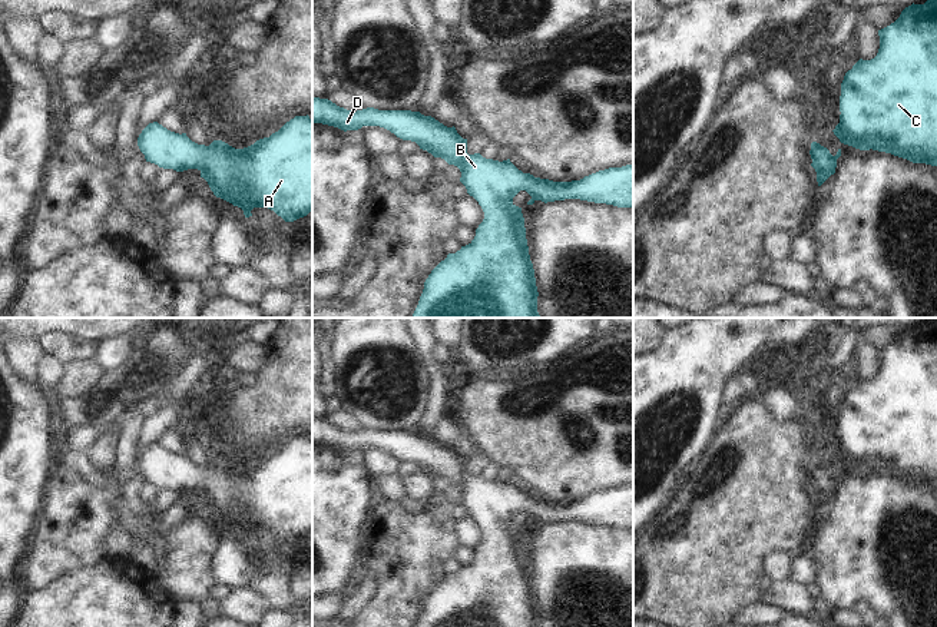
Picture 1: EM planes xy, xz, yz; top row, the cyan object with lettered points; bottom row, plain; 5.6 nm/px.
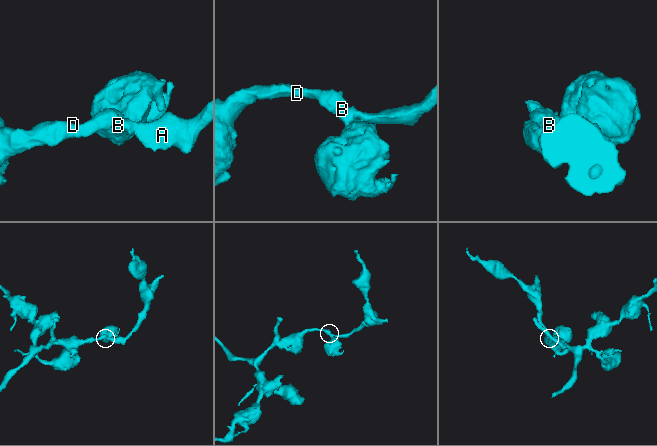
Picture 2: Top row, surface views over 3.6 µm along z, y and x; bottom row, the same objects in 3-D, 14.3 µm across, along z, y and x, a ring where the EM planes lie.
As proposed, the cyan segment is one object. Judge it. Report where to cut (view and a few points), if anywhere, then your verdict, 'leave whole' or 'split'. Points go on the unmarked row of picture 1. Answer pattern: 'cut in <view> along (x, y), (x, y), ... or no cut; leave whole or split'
no cut; leave whole

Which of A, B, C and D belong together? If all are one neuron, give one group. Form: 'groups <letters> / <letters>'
groups A B C D

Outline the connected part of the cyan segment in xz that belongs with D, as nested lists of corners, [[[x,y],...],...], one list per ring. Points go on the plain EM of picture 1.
[[[312,417],[312,445],[314,444],[334,447],[344,452],[358,451],[362,447],[380,447],[390,451],[403,461],[415,462],[420,470],[427,471],[434,478],[441,478],[448,485],[457,487],[461,492],[460,502],[466,507],[467,514],[473,517],[481,527],[484,540],[476,550],[474,560],[468,565],[461,567],[461,570],[456,574],[448,574],[447,578],[431,591],[424,603],[424,610],[417,627],[537,627],[539,613],[536,607],[533,584],[529,575],[524,538],[522,528],[513,524],[513,518],[520,511],[526,511],[532,517],[527,525],[533,525],[536,521],[547,524],[564,520],[580,520],[595,524],[613,525],[618,528],[633,528],[633,485],[599,491],[585,497],[580,501],[553,502],[549,500],[534,498],[530,494],[523,494],[510,482],[510,480],[499,482],[486,480],[480,474],[468,475],[467,460],[463,460],[454,447],[447,448],[434,438],[424,437],[420,432],[378,431],[374,428],[355,432],[340,428],[328,419]]]

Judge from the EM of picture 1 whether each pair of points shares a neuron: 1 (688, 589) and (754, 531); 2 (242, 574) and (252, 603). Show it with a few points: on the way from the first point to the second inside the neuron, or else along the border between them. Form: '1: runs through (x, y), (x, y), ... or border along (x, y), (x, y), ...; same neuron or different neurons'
1: runs through (704, 573), (738, 538); same neuron
2: border along (247, 587), (232, 590); different neurons

